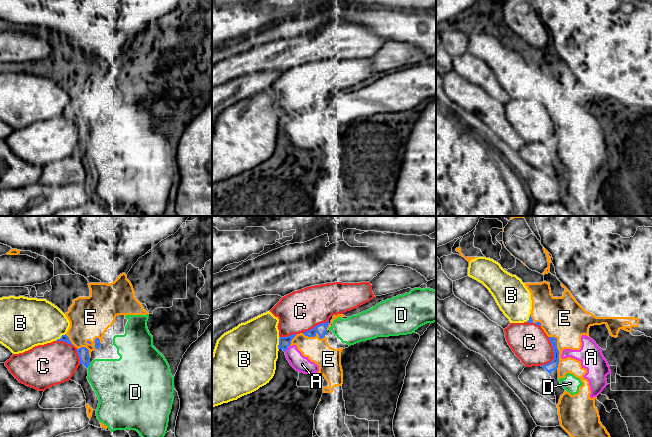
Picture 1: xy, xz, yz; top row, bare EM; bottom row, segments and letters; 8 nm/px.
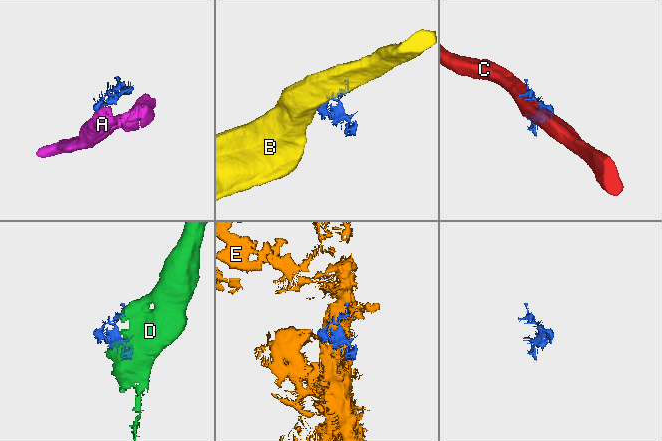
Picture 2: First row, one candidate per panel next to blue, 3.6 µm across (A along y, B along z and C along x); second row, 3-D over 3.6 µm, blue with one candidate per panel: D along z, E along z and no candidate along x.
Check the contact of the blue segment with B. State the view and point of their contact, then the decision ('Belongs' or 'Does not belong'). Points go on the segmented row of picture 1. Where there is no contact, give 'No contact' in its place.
Touches blue at xz (279, 343). Belongs

